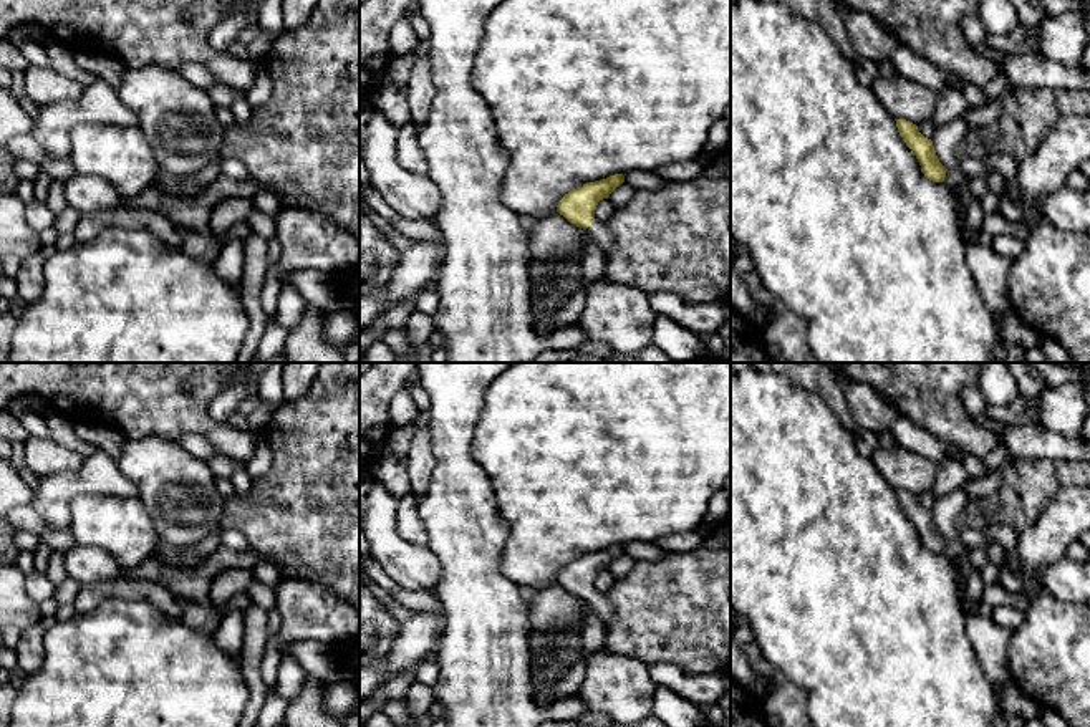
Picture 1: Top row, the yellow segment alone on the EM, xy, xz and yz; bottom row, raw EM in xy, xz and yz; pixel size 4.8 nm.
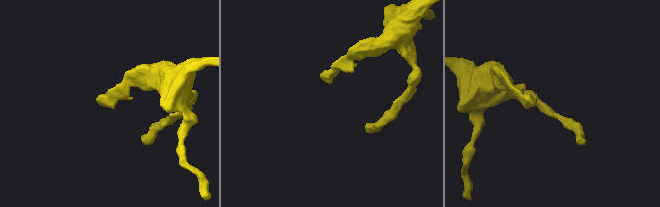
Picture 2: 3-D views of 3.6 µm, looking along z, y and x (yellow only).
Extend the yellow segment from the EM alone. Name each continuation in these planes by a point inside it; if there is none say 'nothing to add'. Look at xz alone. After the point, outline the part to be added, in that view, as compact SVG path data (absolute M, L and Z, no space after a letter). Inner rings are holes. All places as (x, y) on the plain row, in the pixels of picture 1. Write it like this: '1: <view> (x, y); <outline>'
1: xz (597, 601); M595 591L588 599L586 599L588 608L603 621L603 626L608 628L613 624L613 609L608 604L606 598Z

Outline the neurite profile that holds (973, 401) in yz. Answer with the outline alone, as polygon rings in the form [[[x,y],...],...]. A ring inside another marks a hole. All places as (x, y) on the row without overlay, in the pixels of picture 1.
[[[967,386],[961,389],[961,401],[966,412],[974,419],[979,421],[987,416],[987,404],[979,391],[977,386]]]

